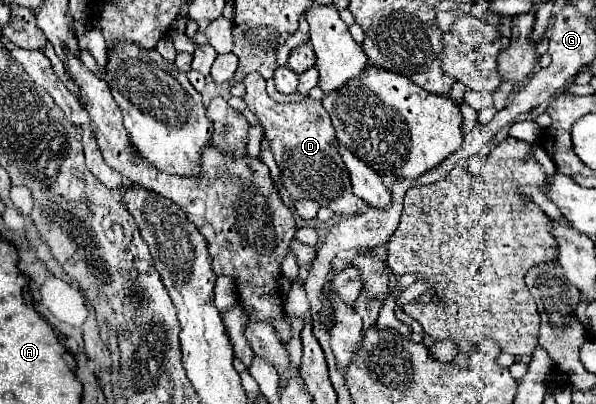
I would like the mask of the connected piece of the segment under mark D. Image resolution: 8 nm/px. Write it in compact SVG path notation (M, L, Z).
M249 72L243 78L245 84L245 104L259 118L269 138L271 152L277 166L281 168L281 182L291 198L311 198L321 206L329 206L337 214L361 214L367 210L367 204L361 202L351 192L349 172L345 162L333 142L337 142L331 118L319 100L307 98L297 104L277 104L265 92L265 80L257 72Z

